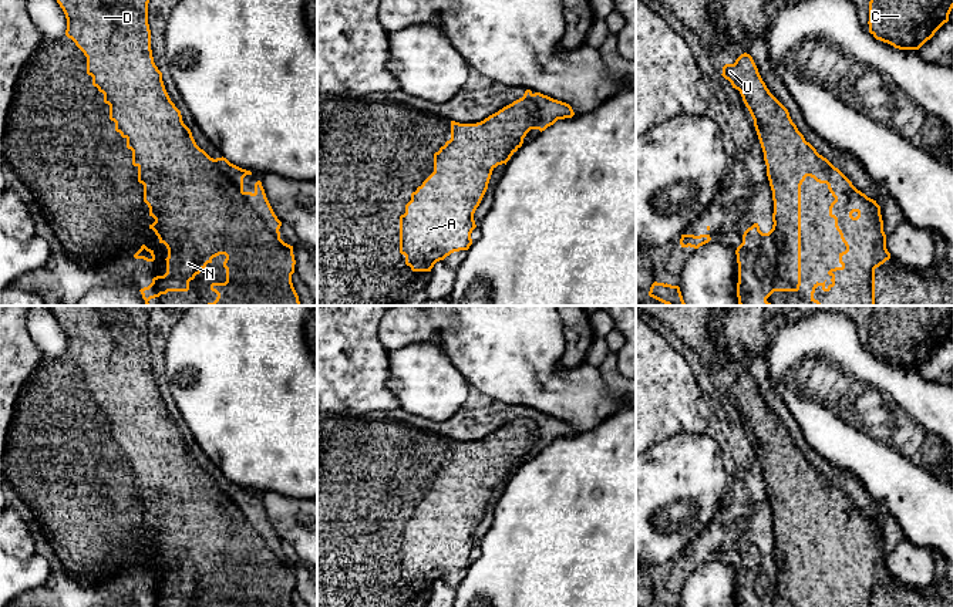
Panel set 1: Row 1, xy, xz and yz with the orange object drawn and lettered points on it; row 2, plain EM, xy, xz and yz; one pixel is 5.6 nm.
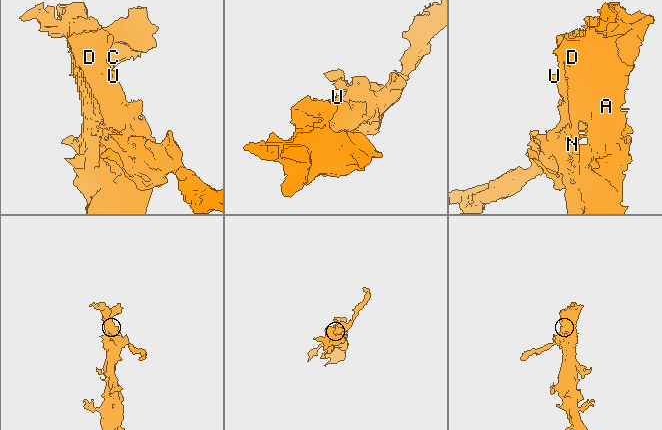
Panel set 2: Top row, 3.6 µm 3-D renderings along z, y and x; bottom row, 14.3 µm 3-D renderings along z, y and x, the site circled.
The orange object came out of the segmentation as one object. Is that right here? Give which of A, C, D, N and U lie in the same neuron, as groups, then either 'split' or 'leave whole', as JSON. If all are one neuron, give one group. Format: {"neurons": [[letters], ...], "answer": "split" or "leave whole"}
{"neurons": [["A", "C", "D", "N", "U"]], "answer": "leave whole"}

